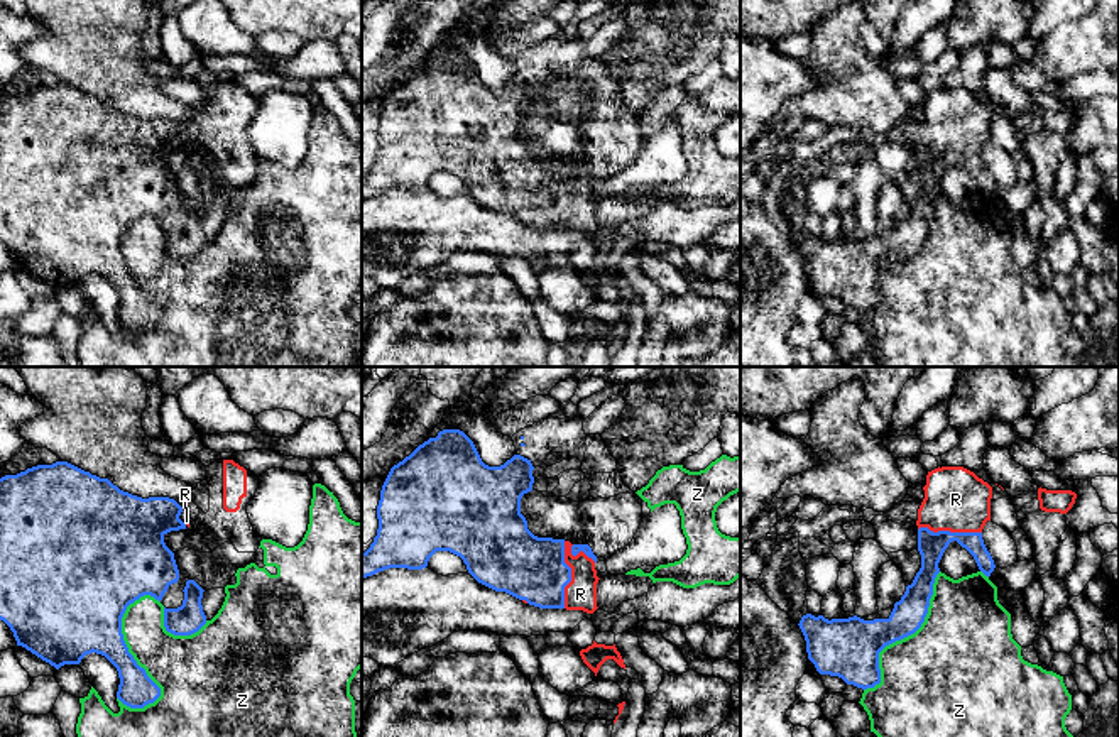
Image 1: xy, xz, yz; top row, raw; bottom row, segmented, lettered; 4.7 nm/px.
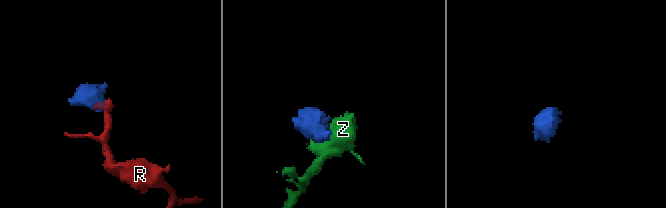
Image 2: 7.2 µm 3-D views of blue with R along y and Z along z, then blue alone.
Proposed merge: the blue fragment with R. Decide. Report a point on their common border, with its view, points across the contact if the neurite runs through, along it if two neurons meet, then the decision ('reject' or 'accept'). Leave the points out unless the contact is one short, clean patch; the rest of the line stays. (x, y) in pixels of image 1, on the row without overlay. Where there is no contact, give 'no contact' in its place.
contact xz (570, 196); accept

